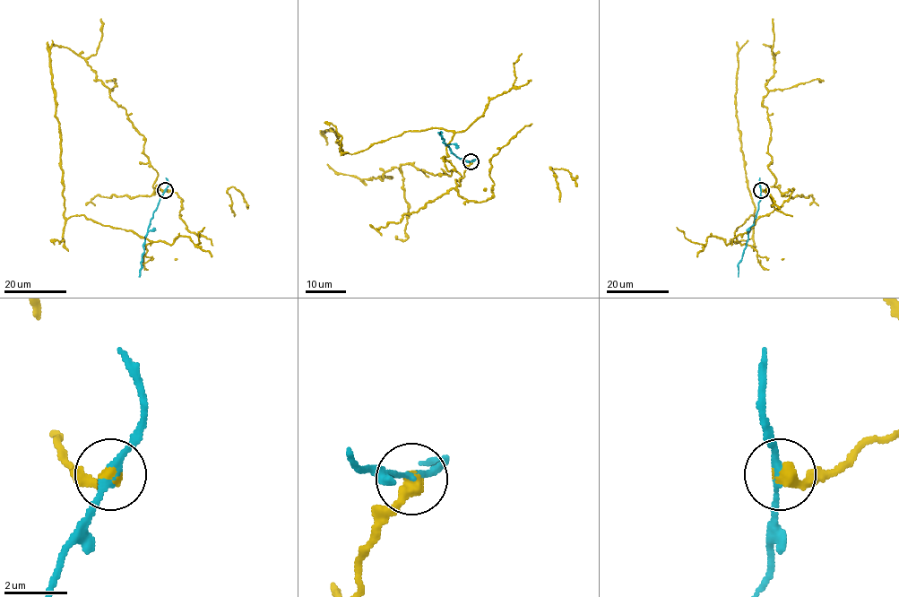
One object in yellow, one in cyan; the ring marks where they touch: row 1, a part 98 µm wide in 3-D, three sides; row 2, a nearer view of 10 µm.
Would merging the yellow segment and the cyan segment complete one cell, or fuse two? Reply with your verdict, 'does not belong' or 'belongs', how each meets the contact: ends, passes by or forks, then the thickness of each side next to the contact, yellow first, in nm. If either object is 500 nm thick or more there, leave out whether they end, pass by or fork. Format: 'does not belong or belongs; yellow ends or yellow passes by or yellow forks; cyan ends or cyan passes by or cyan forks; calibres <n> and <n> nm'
does not belong; calibres 500 and 200 nm

